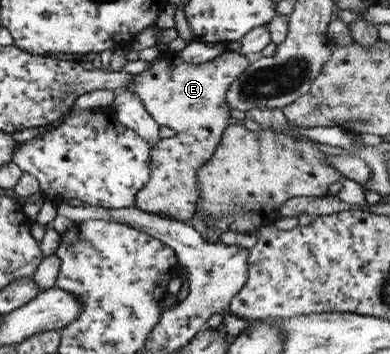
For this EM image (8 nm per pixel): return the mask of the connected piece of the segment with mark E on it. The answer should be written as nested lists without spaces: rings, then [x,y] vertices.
[[[168,49],[161,52],[161,58],[151,60],[151,67],[139,74],[132,75],[132,81],[126,83],[124,89],[132,91],[143,104],[146,112],[155,120],[158,126],[173,129],[173,137],[163,138],[169,141],[167,149],[149,150],[149,177],[144,187],[137,191],[134,199],[134,206],[145,213],[168,215],[175,221],[187,222],[194,213],[198,200],[196,171],[203,165],[213,153],[223,130],[228,126],[227,120],[230,118],[229,108],[226,105],[227,88],[233,80],[248,66],[250,59],[243,57],[237,52],[225,51],[217,61],[205,62],[201,64],[185,63],[178,61],[178,53],[169,52]]]

